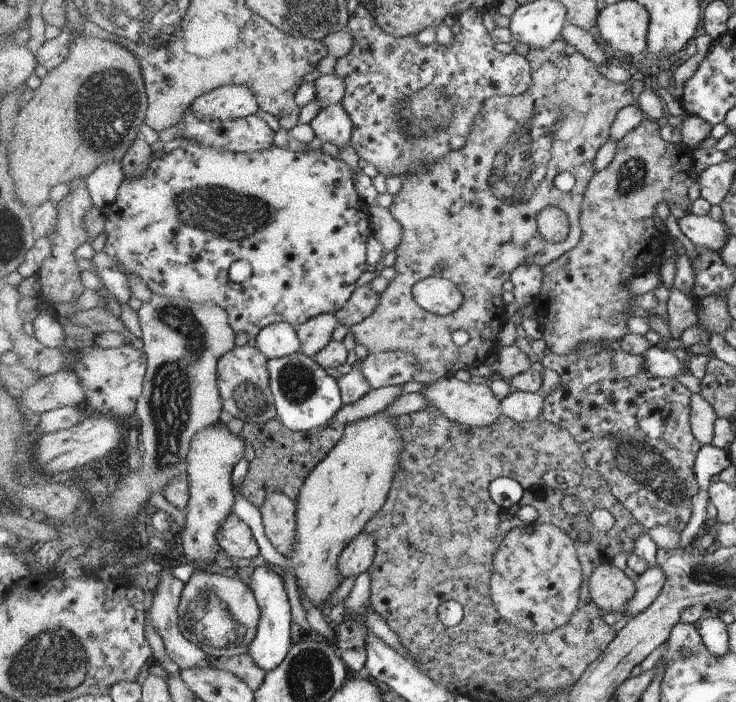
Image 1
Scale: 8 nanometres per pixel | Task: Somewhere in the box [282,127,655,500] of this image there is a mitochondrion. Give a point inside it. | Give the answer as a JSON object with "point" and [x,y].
{"point":[631,177]}

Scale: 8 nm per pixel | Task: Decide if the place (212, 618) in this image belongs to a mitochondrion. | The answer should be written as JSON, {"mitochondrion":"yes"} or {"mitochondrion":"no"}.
{"mitochondrion":"yes"}

